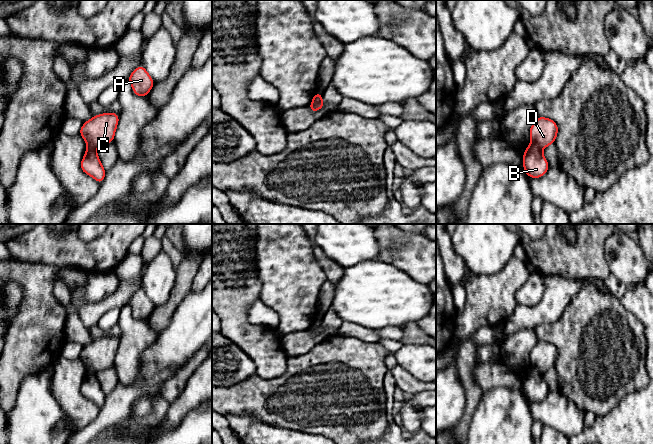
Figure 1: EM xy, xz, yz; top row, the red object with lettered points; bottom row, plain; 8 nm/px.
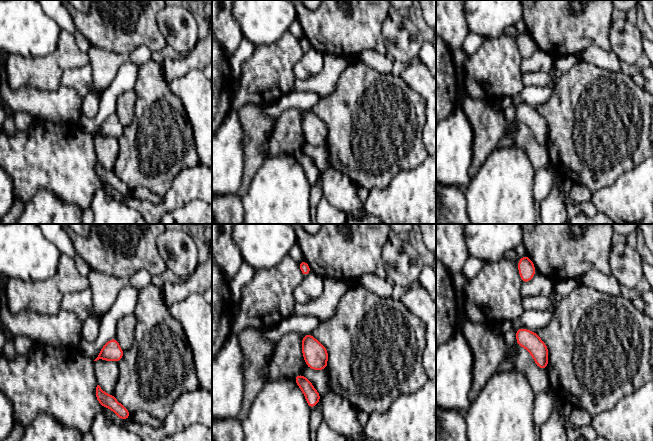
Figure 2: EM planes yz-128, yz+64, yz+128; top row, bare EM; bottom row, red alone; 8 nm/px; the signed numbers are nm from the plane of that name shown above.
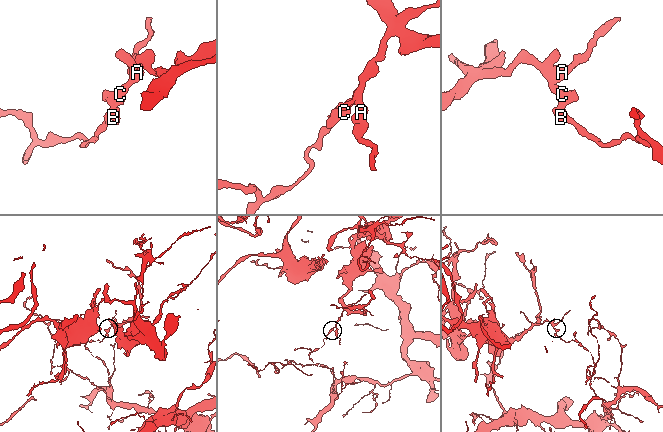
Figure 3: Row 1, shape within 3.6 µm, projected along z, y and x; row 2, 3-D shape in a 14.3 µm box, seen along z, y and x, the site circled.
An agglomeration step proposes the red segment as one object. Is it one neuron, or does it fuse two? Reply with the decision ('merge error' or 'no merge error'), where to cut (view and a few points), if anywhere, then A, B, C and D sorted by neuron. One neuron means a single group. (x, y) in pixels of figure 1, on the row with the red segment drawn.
merge error | xz (321, 97), (318, 101), (312, 103) | A C D / B

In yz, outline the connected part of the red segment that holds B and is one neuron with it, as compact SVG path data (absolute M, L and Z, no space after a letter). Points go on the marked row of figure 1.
M530 144L525 149L523 154L523 167L523 170L530 178L540 178L549 169L548 162L542 154L541 149L535 144Z

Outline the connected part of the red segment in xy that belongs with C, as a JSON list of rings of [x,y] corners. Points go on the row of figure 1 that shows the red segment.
[[[116,113],[99,114],[84,122],[79,134],[87,146],[98,148],[114,141],[118,122],[119,115]]]

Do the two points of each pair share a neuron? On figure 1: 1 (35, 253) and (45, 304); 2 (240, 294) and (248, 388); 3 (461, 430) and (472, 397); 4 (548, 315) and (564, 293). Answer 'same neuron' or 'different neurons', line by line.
1: different neurons
2: different neurons
3: same neuron
4: same neuron

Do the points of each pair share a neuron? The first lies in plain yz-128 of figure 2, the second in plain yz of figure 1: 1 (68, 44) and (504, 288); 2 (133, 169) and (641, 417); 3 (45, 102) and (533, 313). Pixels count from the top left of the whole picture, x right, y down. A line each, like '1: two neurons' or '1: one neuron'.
1: one neuron
2: two neurons
3: one neuron

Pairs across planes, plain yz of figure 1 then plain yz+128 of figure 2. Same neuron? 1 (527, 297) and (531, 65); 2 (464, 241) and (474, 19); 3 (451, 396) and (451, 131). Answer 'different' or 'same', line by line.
1: same
2: same
3: same

